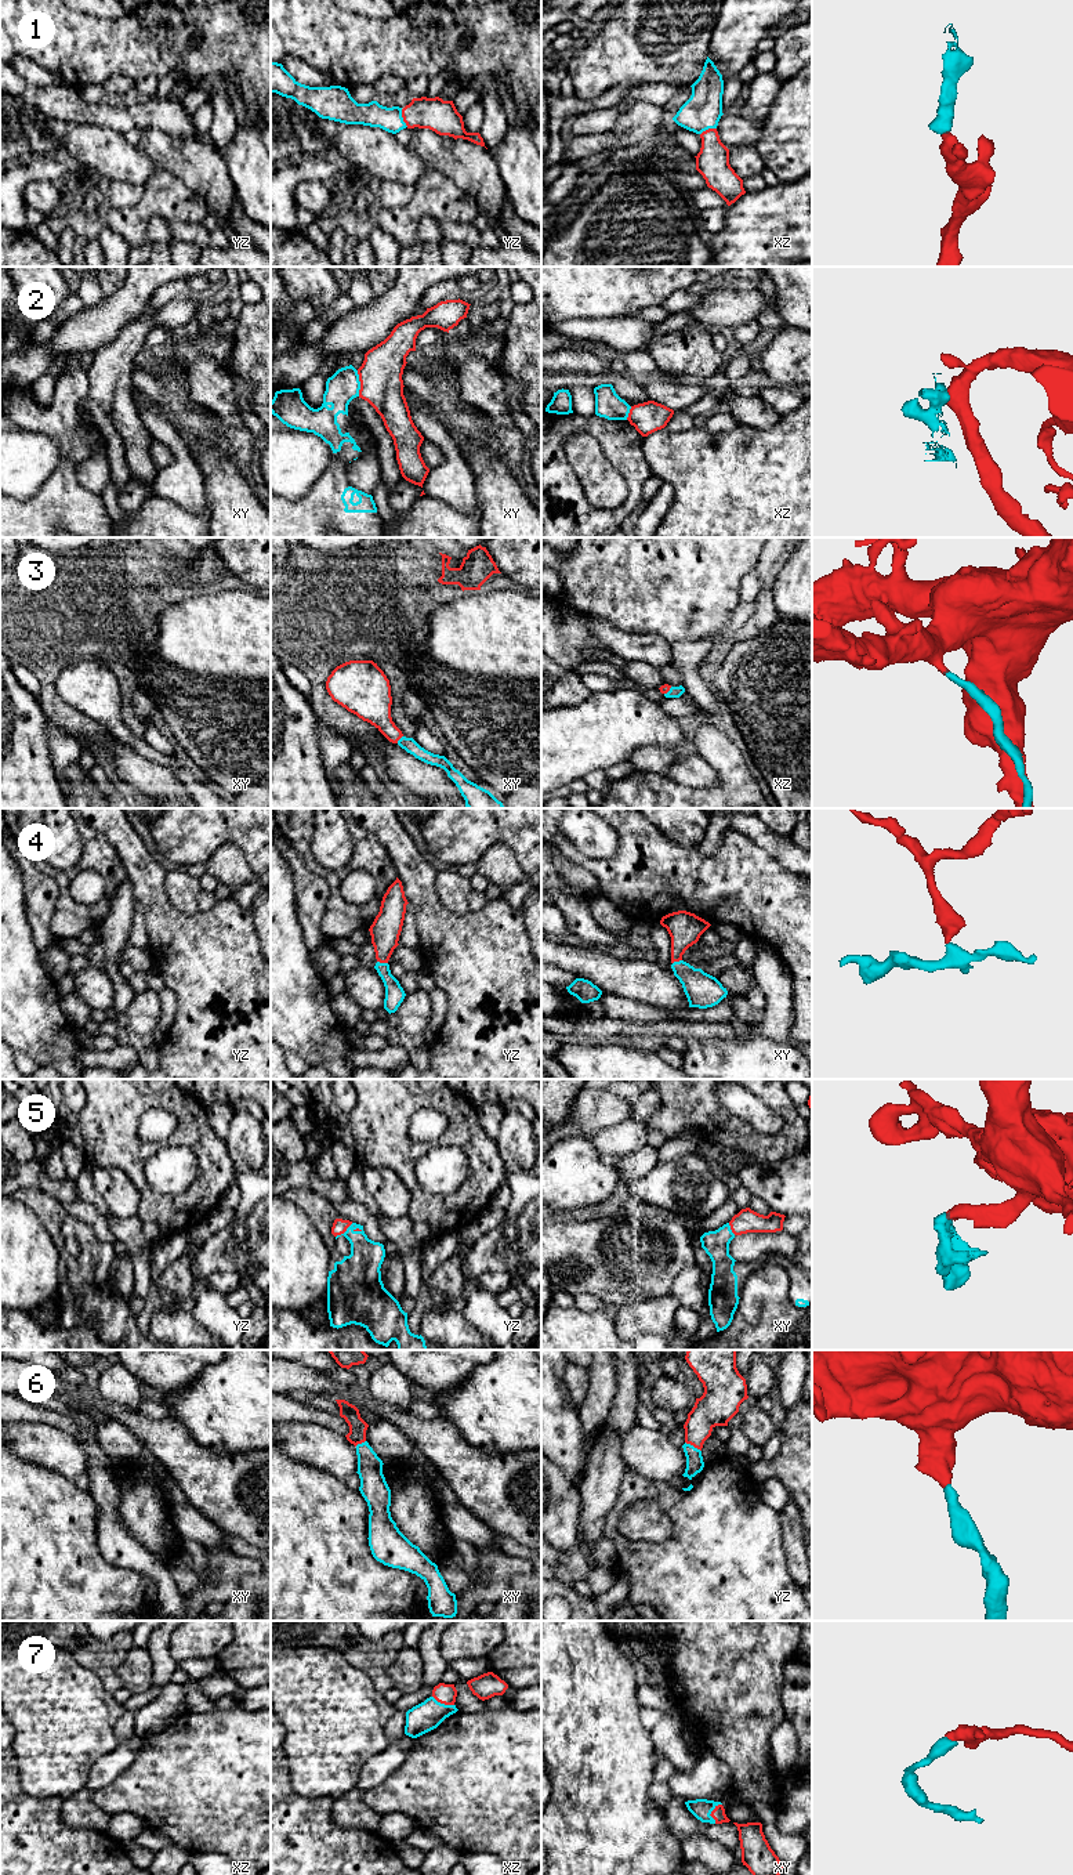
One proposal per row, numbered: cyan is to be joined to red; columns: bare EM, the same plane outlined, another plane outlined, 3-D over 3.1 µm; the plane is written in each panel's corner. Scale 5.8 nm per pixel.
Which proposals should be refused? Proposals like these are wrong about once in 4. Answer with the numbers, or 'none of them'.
2

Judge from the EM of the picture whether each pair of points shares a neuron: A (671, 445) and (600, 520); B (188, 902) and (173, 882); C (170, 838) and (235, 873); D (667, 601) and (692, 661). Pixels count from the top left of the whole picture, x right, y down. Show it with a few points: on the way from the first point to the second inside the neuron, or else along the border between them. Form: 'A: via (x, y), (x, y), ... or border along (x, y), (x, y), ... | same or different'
A: border along (642, 437), (642, 455), (652, 473) | different
B: via (184, 897), (178, 887) | same
C: border along (239, 847), (234, 843), (223, 843), (205, 862) | different
D: border along (716, 636), (675, 640), (670, 644) | different

